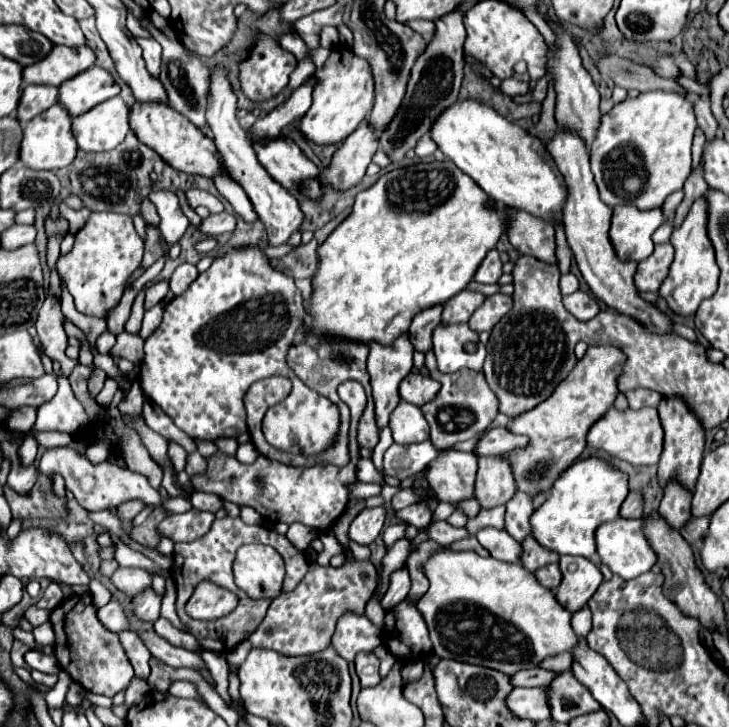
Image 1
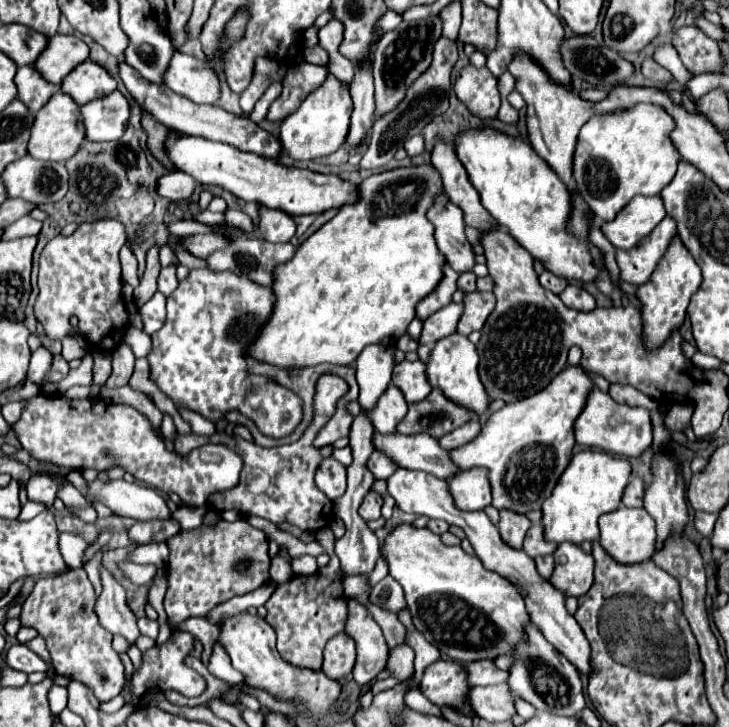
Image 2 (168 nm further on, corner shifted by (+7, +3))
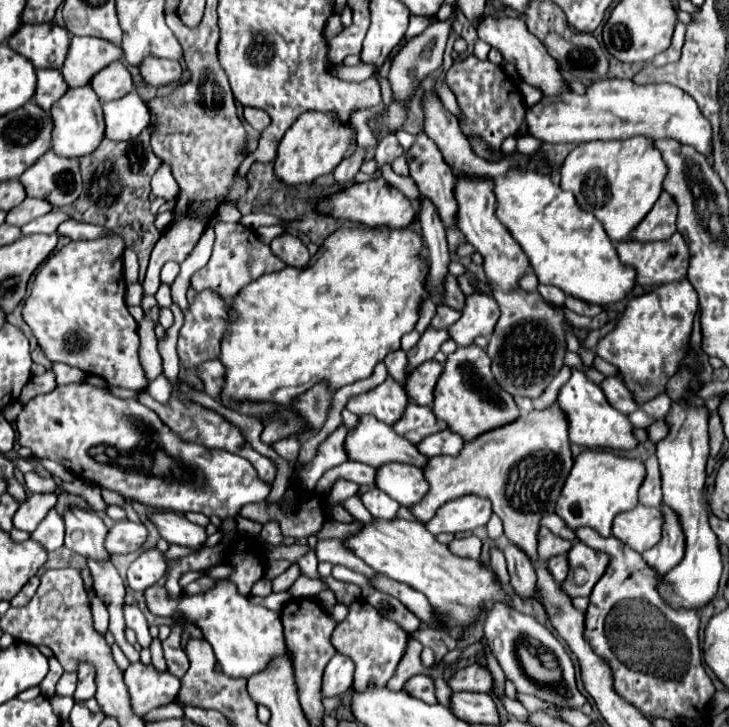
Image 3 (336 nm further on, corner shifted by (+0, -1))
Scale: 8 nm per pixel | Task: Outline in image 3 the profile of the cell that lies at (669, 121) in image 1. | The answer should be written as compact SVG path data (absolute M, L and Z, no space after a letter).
M649 136L627 140L593 140L579 144L561 166L561 188L575 194L577 204L591 212L611 240L625 240L629 232L647 216L663 192L667 164Z

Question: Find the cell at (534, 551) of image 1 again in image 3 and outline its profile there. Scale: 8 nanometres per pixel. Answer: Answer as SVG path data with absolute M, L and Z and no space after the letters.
M549 528L539 530L539 564L547 564L549 558L567 554L571 550L571 542L563 540L561 536L555 536Z

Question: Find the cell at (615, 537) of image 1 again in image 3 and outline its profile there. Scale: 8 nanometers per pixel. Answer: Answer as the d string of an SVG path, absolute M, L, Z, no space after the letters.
M635 506L613 520L613 536L617 536L623 544L633 548L635 552L643 554L645 550L653 548L661 538L661 510Z

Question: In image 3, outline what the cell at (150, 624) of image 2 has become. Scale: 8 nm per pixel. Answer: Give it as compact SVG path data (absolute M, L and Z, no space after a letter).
M125 604L123 612L125 612L125 622L127 622L127 626L137 634L137 642L139 642L143 648L149 648L149 644L151 644L151 634L149 634L149 626L147 626L147 620L145 620L143 612L141 612L135 604Z

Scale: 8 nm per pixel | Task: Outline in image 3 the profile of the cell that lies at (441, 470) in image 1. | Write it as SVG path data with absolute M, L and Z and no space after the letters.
M359 416L359 426L355 430L351 430L351 434L347 434L347 440L345 440L345 446L347 446L347 454L351 460L355 462L363 462L363 464L369 464L369 466L375 466L375 468L381 468L385 464L391 464L391 462L397 462L397 464L411 464L411 466L417 466L417 468L425 468L429 458L423 456L415 444L411 444L407 438L399 436L393 432L391 426L375 420L373 416Z

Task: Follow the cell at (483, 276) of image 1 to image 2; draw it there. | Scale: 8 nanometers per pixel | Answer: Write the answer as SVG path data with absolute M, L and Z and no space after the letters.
M446 194L436 196L432 208L428 208L428 218L434 224L434 236L440 252L446 258L446 264L460 272L468 272L474 266L474 252L464 234L462 210L452 204Z

